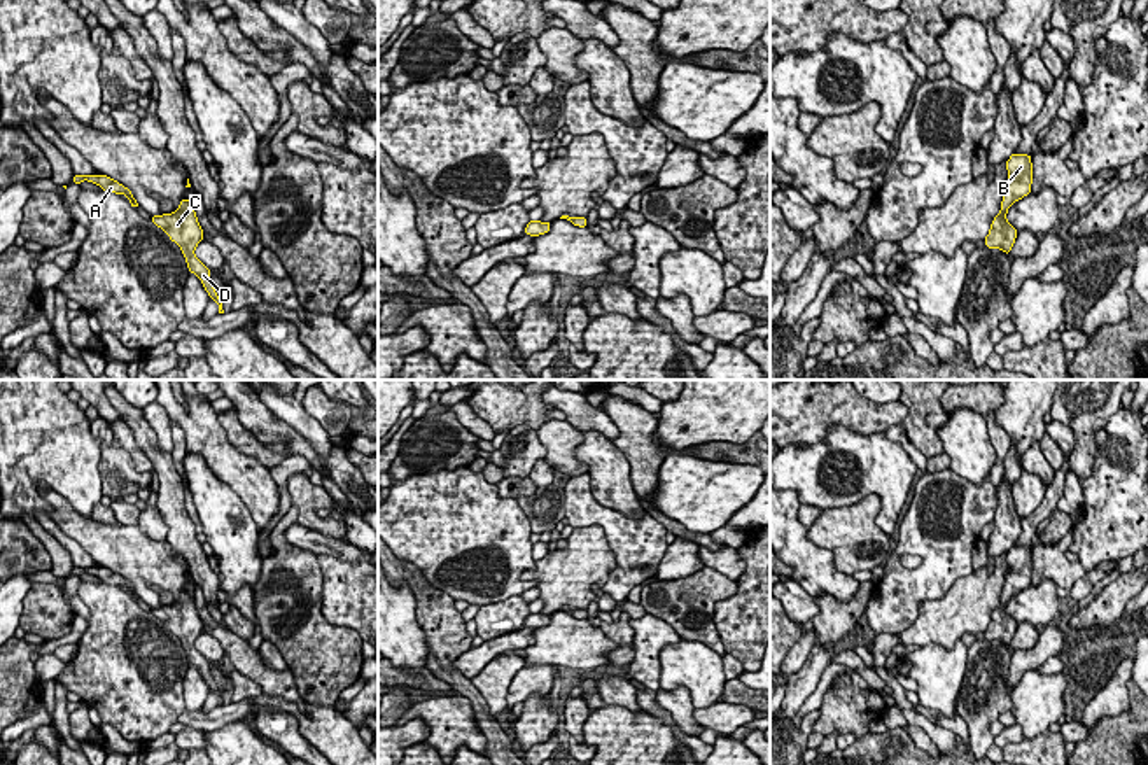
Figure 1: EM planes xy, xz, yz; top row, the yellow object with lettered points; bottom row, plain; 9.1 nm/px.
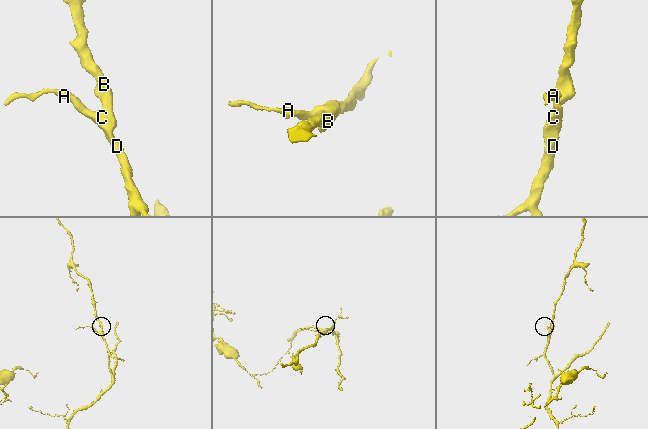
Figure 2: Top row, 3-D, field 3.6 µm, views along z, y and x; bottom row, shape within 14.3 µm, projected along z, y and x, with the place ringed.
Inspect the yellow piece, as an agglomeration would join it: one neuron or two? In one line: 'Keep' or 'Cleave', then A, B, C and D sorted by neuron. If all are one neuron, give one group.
Keep. Groups: A B C D

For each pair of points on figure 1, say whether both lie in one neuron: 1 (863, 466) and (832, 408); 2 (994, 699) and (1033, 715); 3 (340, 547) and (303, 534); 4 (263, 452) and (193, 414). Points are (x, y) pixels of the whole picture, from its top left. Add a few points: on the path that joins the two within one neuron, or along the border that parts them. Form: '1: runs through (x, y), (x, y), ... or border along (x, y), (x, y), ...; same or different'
1: border along (881, 431), (832, 424), (804, 443); different
2: border along (1008, 694), (1012, 709); different
3: runs through (331, 547), (312, 541); same
4: border along (216, 415), (226, 438), (238, 450), (258, 459); different

